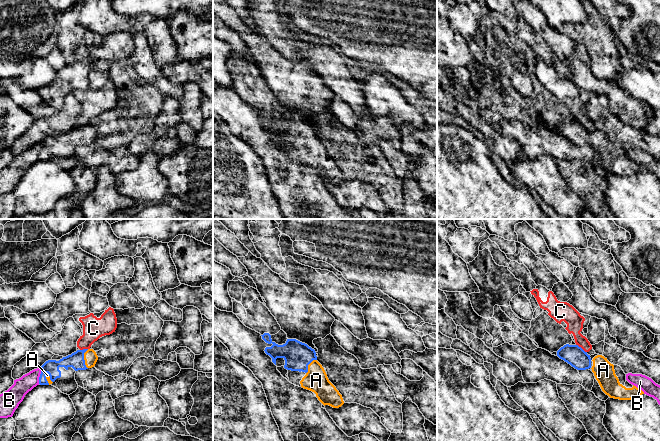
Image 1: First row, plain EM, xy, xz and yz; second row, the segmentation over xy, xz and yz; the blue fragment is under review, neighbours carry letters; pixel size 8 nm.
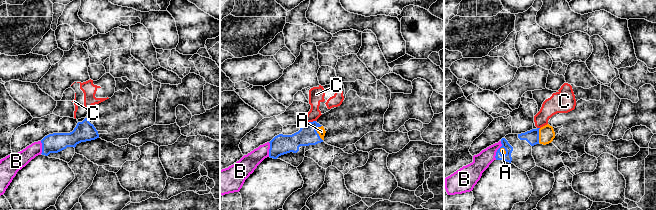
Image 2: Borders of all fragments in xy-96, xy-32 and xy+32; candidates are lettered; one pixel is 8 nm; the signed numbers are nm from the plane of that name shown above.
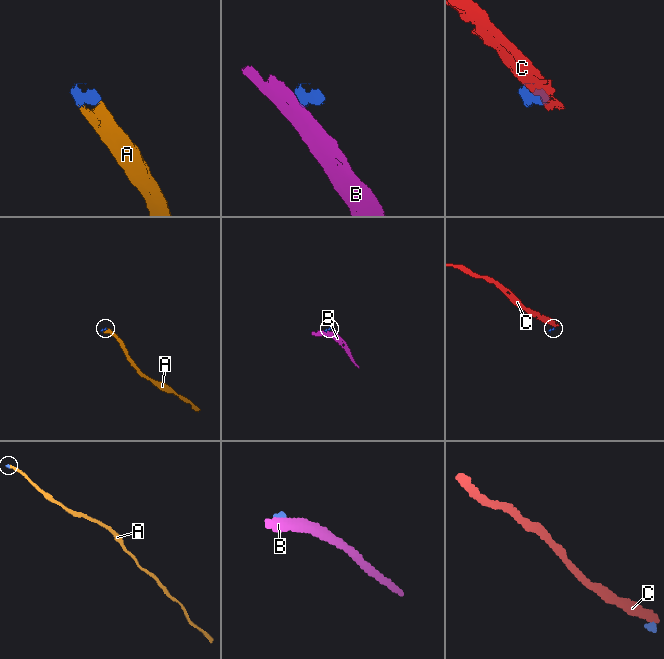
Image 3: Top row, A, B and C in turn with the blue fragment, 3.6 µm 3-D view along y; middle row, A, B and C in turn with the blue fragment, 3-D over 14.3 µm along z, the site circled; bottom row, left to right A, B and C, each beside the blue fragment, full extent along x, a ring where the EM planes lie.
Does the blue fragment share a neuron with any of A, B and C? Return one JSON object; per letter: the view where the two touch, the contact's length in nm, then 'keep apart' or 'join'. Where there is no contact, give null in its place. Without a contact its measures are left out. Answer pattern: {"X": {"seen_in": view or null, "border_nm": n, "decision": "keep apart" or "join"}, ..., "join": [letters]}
{"A": {"seen_in": "xy", "border_nm": 160, "decision": "join"}, "B": {"seen_in": "xy", "border_nm": 140, "decision": "keep apart"}, "C": {"seen_in": "yz", "border_nm": 110, "decision": "keep apart"}, "join": ["A"]}

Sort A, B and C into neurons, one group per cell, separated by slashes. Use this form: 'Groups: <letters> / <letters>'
Groups: A / B / C

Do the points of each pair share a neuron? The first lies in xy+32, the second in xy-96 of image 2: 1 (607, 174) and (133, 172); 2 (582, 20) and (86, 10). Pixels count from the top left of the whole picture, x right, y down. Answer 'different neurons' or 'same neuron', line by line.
1: same neuron
2: same neuron

